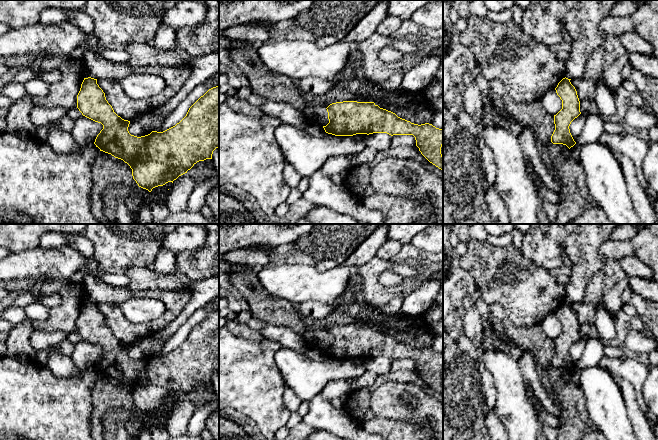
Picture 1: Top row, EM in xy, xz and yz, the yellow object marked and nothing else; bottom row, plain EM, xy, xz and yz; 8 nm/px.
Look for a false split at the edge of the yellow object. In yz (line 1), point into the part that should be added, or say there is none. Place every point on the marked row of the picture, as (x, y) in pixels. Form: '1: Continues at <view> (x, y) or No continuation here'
1: No continuation here

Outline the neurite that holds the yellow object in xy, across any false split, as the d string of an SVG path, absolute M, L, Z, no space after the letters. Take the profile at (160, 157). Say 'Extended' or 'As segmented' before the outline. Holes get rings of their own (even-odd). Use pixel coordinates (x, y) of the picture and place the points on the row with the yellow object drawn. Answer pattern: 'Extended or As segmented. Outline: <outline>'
As segmented. Outline: M84 78L77 95L77 108L83 116L103 125L94 142L96 147L127 163L138 186L149 192L168 182L173 183L197 162L212 159L213 151L219 147L219 85L201 96L175 126L163 132L152 131L141 137L129 133L130 121L114 112L97 79Z

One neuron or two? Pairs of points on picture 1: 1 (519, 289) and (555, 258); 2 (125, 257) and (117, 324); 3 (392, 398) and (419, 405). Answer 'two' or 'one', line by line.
1: two
2: two
3: one

